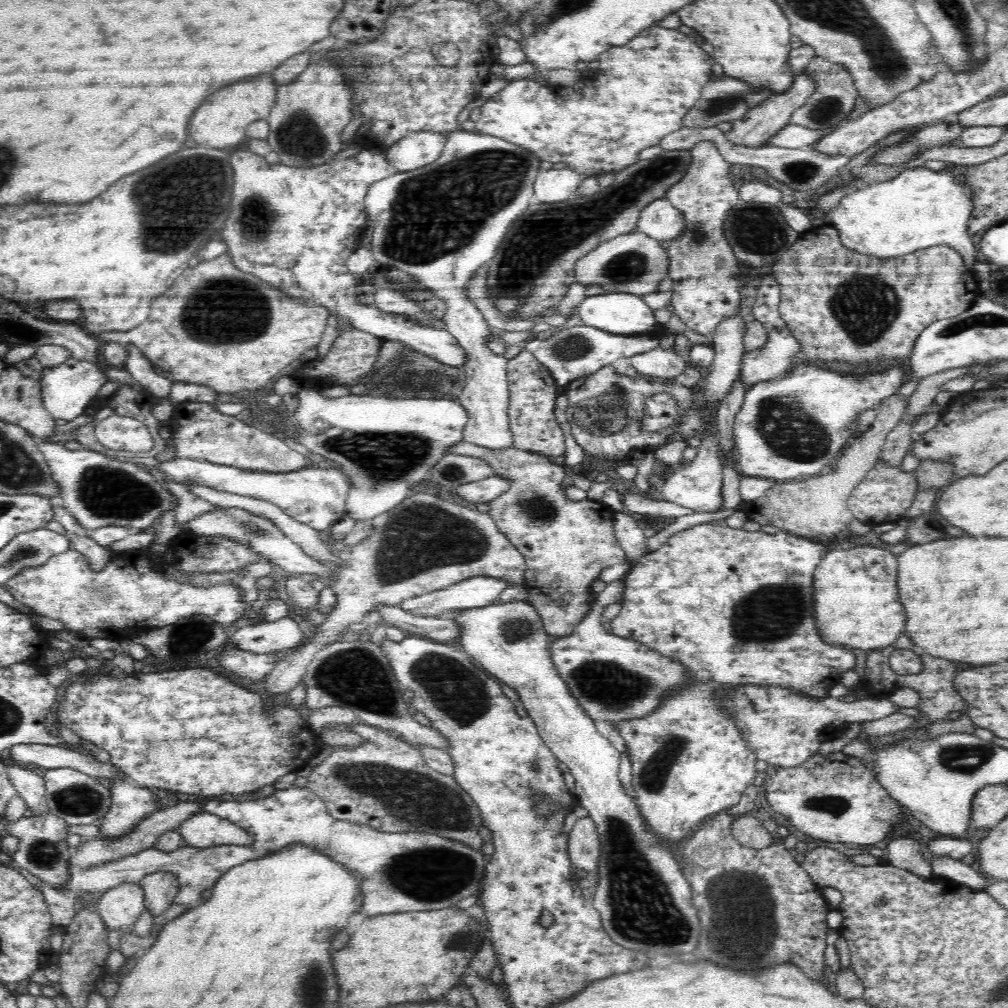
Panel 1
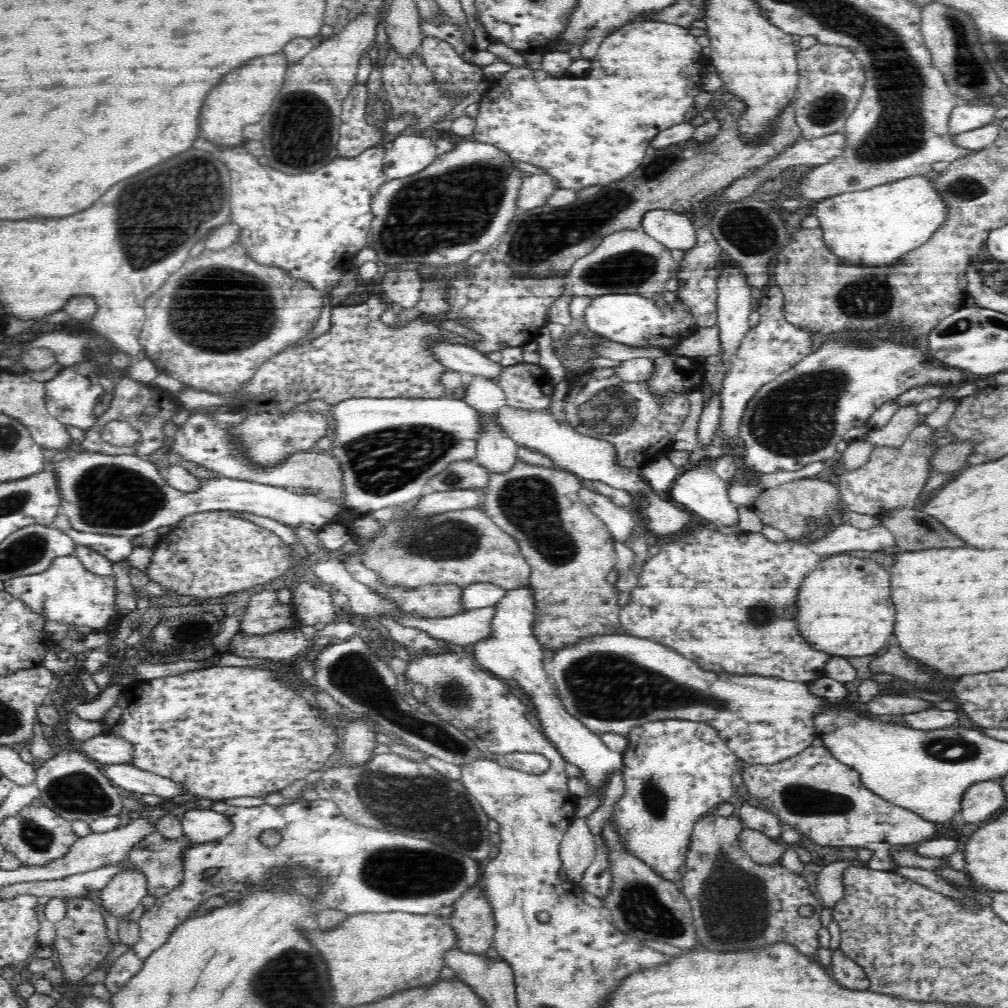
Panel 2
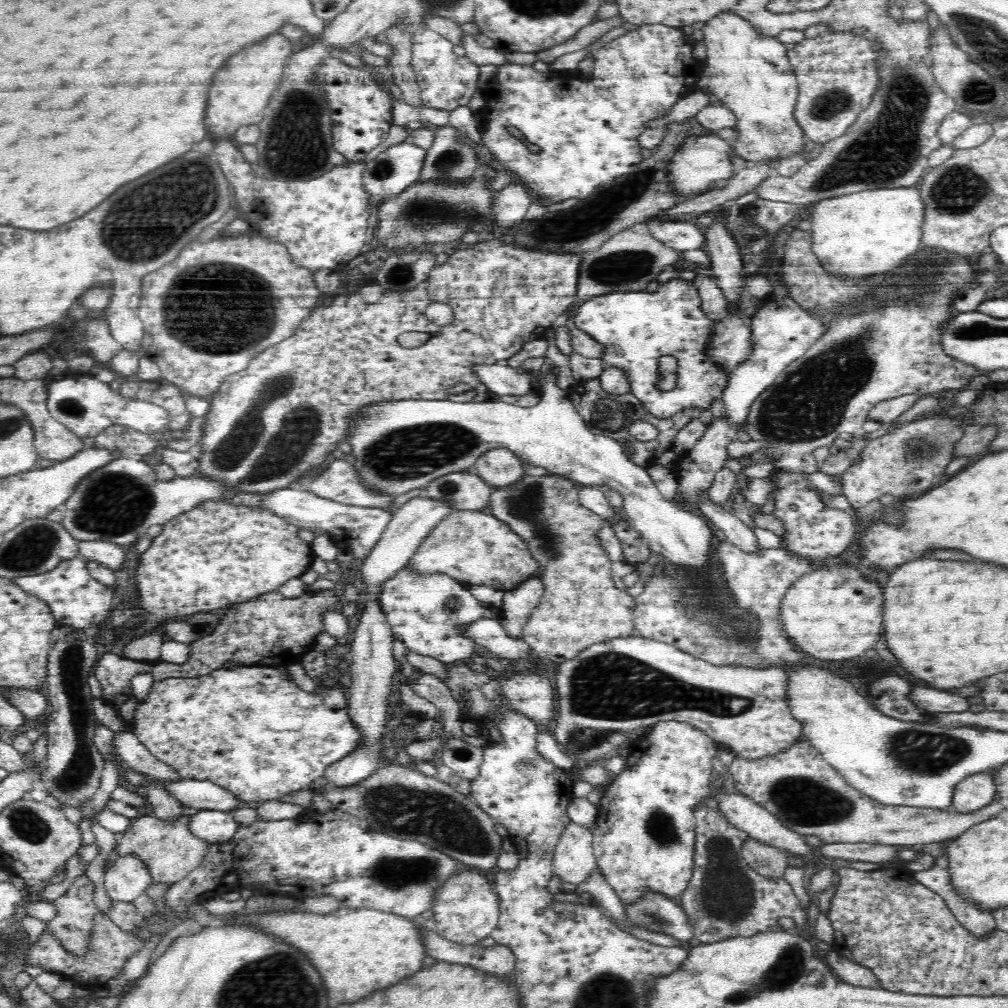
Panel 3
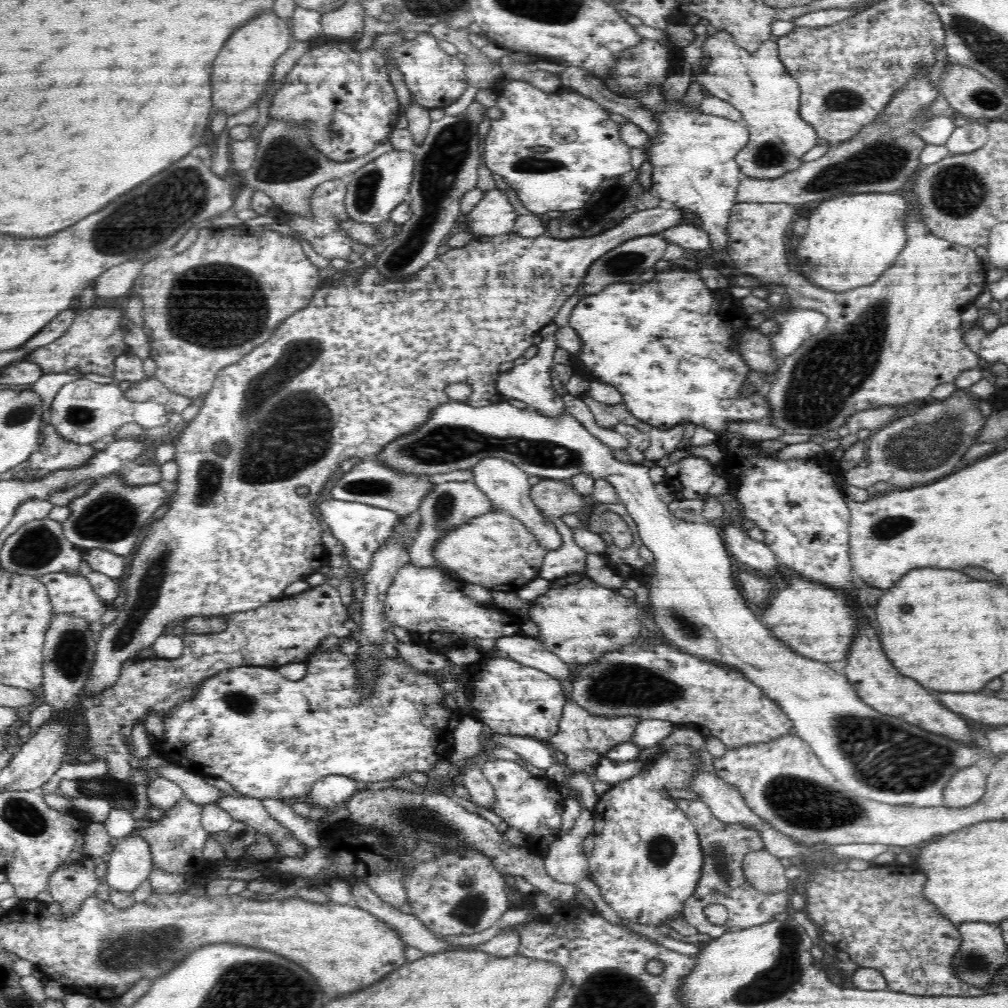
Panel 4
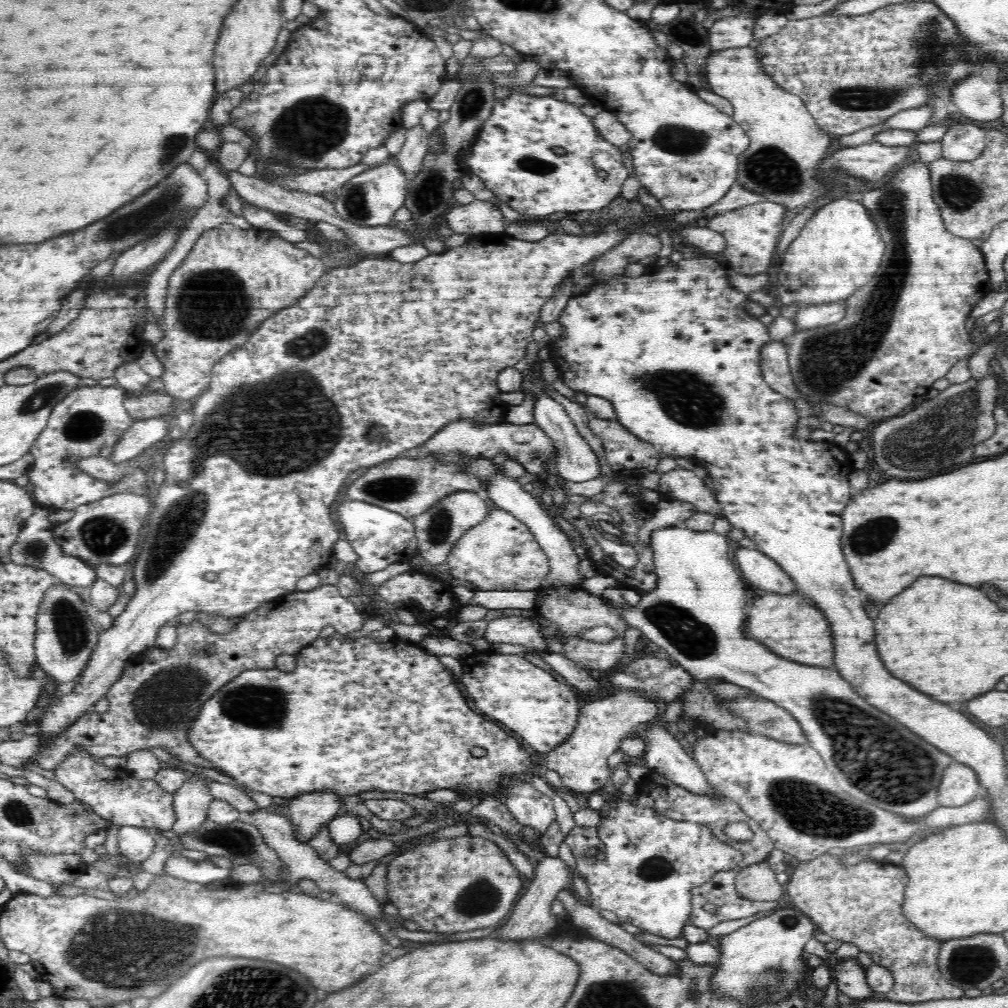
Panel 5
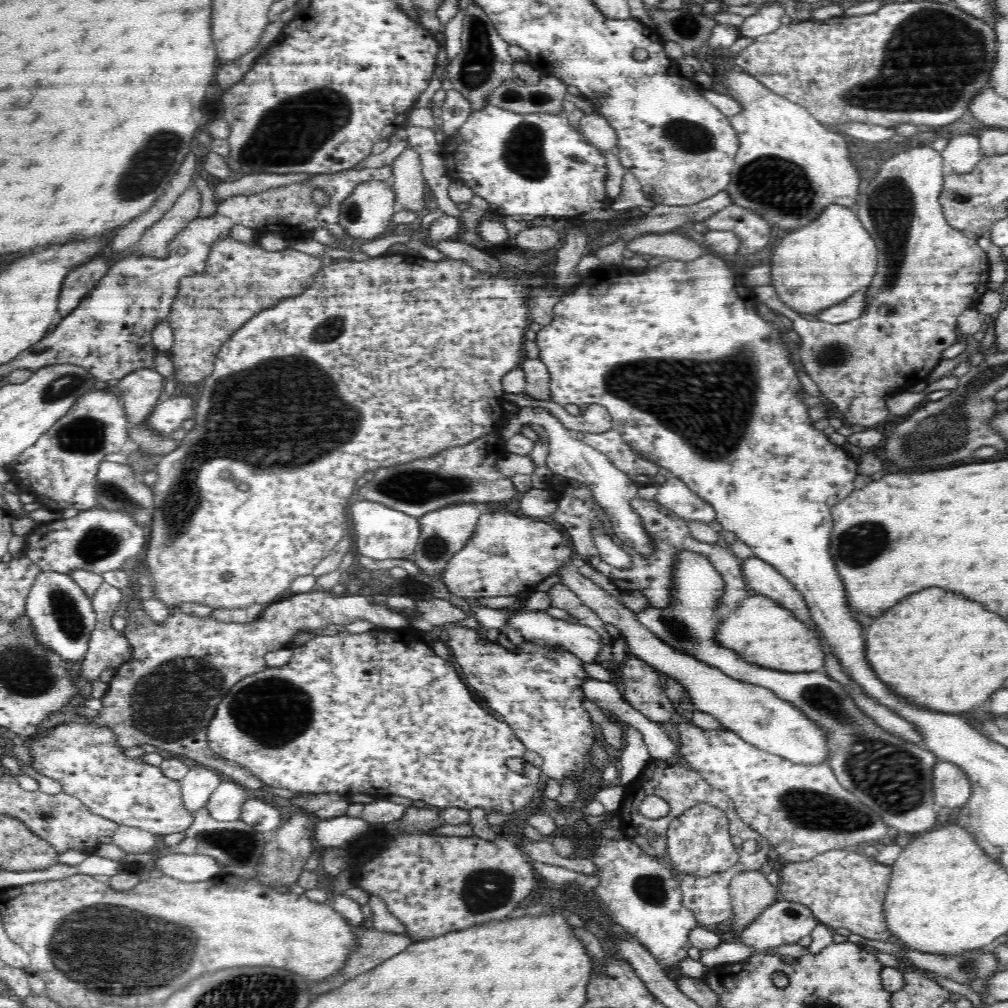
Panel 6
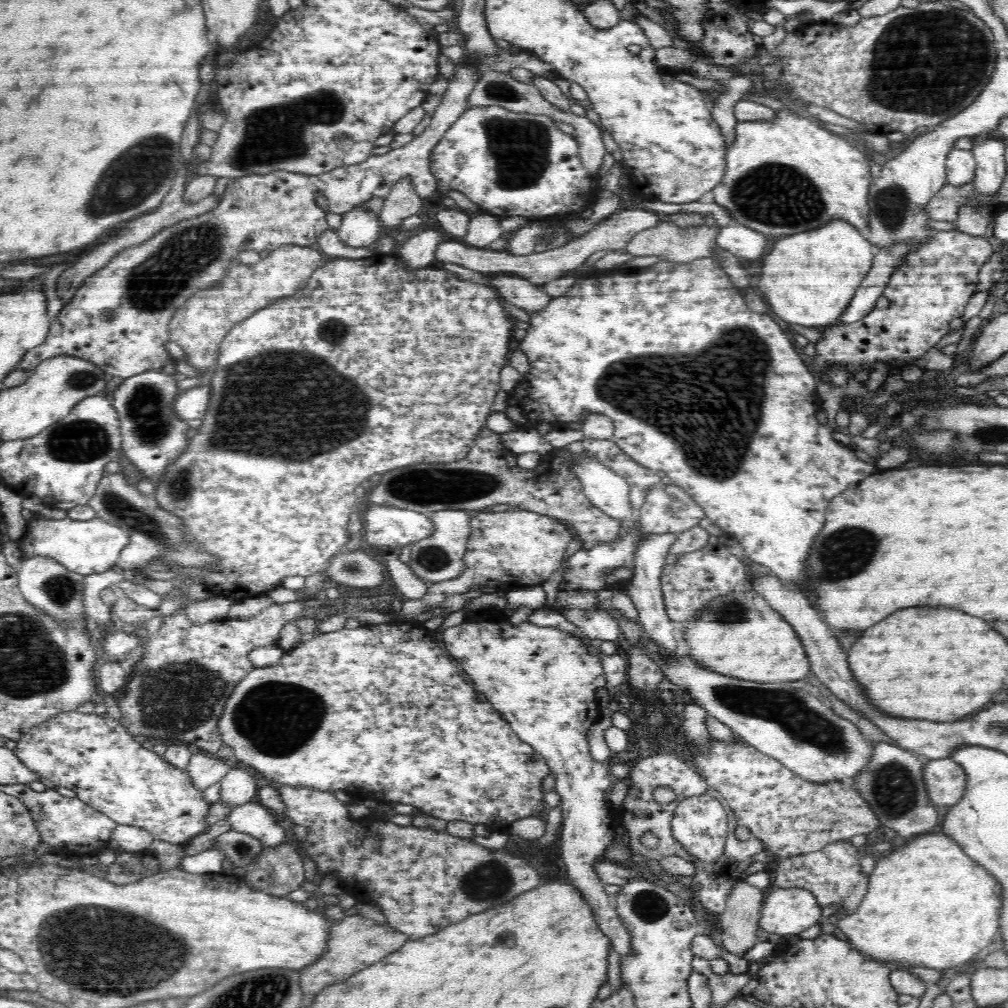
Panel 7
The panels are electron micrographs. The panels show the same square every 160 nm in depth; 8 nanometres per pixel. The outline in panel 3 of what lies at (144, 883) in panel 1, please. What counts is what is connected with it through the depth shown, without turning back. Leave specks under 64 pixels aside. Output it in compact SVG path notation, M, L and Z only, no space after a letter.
M191 812L170 822L164 822L159 818L150 815L143 815L133 819L133 823L128 830L125 830L117 845L119 856L134 855L144 861L146 869L150 871L153 884L172 884L182 880L194 868L196 868L202 858L208 852L210 843L194 836L188 828Z

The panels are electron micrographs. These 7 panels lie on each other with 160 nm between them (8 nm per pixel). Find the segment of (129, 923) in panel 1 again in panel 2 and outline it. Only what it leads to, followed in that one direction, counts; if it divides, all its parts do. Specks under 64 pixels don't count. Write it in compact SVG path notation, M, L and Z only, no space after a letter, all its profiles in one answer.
M136 868L120 872L97 895L104 910L120 920L136 910L147 895L147 879Z

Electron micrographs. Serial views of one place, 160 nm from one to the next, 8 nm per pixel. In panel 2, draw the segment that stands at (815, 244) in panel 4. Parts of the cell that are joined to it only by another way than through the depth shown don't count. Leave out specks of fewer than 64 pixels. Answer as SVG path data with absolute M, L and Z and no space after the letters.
M911 176L874 188L821 199L816 202L815 214L819 219L824 244L834 252L834 255L838 255L838 259L858 266L862 264L865 267L879 267L896 263L902 255L928 242L930 236L940 230L942 224L946 222L948 205L944 203L942 197L938 197L934 181L925 176Z

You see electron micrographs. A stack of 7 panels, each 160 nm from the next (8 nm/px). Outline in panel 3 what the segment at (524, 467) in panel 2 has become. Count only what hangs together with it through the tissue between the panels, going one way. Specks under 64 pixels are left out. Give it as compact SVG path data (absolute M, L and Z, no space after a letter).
M540 474L538 476L522 475L516 482L503 487L494 487L490 495L490 514L496 516L498 520L505 522L514 532L518 533L518 536L522 537L522 540L526 541L530 554L534 557L534 560L539 564L539 579L544 584L544 594L538 603L538 606L532 611L528 622L524 625L522 636L528 645L532 648L535 656L539 656L541 659L548 658L552 662L560 664L562 661L574 658L578 653L586 650L586 648L592 647L592 644L600 644L607 640L615 638L626 638L635 634L634 621L633 621L633 608L635 605L635 598L632 597L627 591L620 590L614 586L610 576L612 568L612 561L608 557L608 552L600 545L600 539L598 539L598 530L607 524L606 520L596 513L592 513L588 508L582 506L579 500L580 486L576 486L574 482L569 478L560 475Z

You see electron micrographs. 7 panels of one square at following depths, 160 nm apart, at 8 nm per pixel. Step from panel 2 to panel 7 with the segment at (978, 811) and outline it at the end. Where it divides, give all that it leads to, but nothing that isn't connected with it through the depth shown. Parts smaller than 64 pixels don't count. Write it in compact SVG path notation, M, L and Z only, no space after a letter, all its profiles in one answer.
M950 757L929 759L924 766L924 782L933 805L952 807L966 790L967 776L962 765Z

